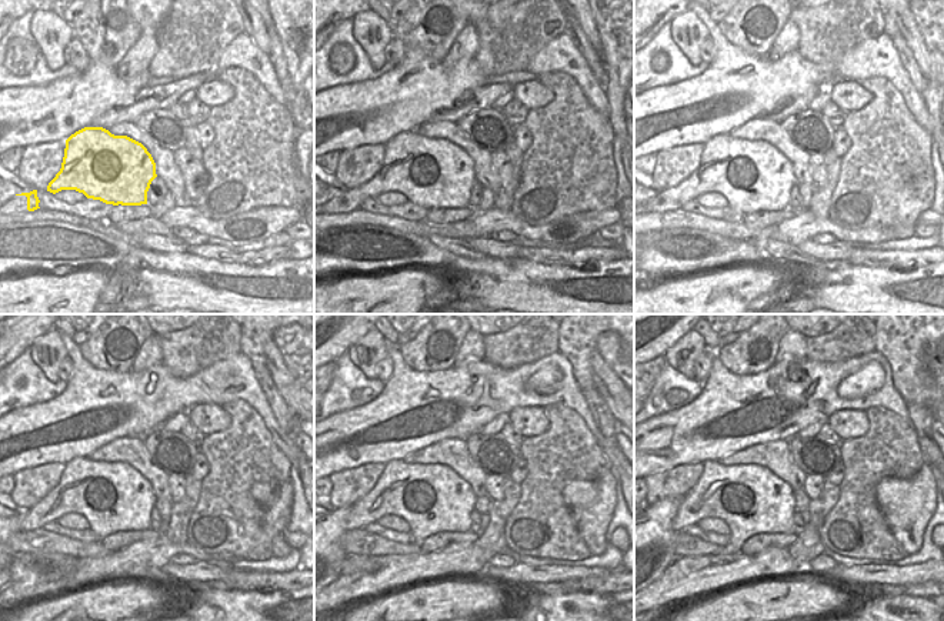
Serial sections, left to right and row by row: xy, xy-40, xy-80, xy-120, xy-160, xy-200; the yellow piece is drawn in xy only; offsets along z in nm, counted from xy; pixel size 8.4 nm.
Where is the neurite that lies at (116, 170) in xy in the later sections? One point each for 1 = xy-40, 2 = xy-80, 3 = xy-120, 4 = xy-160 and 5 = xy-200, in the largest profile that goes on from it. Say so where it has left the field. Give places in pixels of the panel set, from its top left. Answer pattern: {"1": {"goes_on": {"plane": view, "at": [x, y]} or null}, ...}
{"1": {"goes_on": {"plane": "xy-40", "at": [432, 173]}}, "2": {"goes_on": {"plane": "xy-80", "at": [753, 176]}}, "3": {"goes_on": {"plane": "xy-120", "at": [113, 497]}}, "4": {"goes_on": {"plane": "xy-160", "at": [432, 498]}}, "5": {"goes_on": {"plane": "xy-200", "at": [749, 498]}}}

